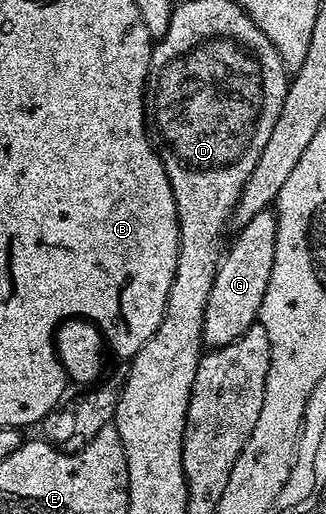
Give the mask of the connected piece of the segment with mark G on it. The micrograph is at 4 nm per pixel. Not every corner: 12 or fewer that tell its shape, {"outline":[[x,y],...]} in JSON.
{"outline":[[275,212],[253,214],[220,259],[203,342],[257,323],[273,274]]}

